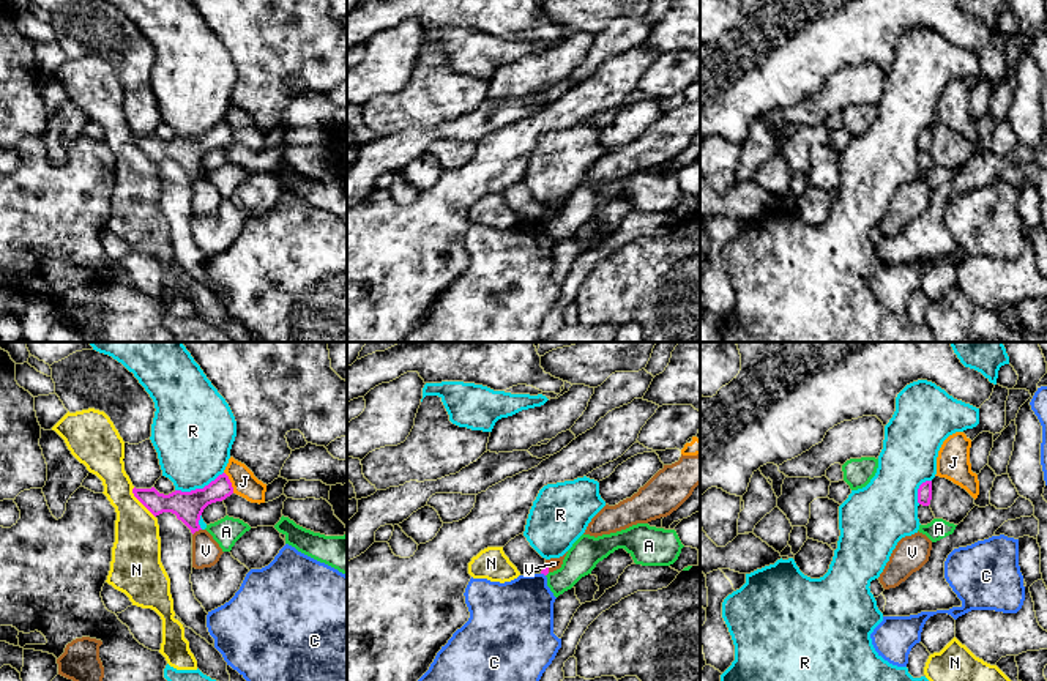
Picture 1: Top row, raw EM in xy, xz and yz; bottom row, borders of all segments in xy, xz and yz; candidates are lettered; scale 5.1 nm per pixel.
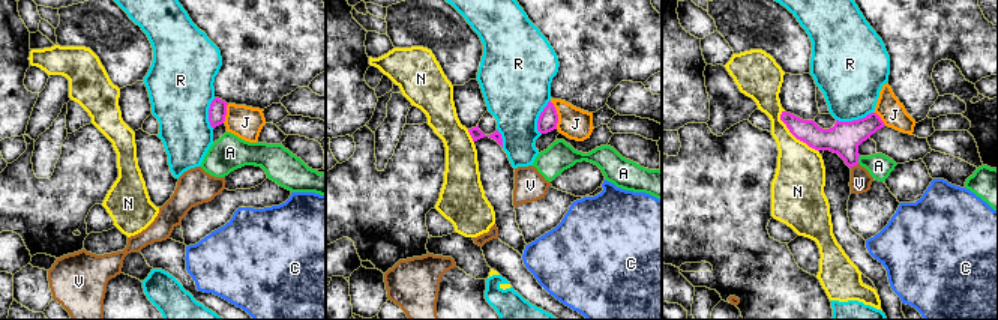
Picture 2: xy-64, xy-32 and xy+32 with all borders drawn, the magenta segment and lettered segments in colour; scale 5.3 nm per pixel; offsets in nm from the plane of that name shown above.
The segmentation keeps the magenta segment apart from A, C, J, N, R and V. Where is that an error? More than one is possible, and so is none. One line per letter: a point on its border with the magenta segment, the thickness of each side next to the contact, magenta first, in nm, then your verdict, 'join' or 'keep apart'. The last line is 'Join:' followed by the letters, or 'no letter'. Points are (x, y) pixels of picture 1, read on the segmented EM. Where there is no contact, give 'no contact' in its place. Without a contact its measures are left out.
A: no contact; keep apart
C: contact xz (543, 573); calibres 40 and 360 nm; keep apart
J: contact xy (231, 483); calibres 160 and 130 nm; keep apart
N: contact xy (141, 502); calibres 160 and 240 nm; keep apart
R: contact xy (199, 489); calibres 160 and 380 nm; keep apart
V: contact xy (196, 530); calibres 160 and 140 nm; keep apart
Join: no letter

